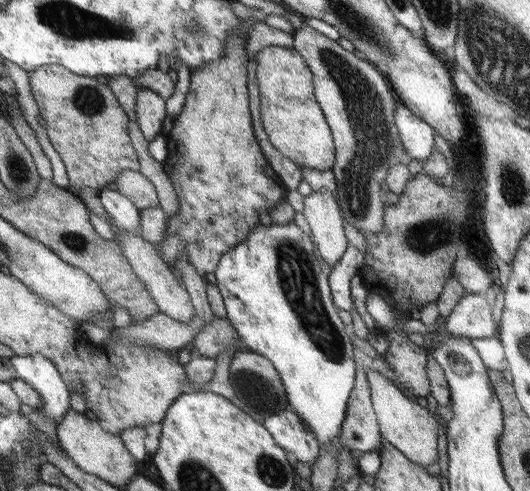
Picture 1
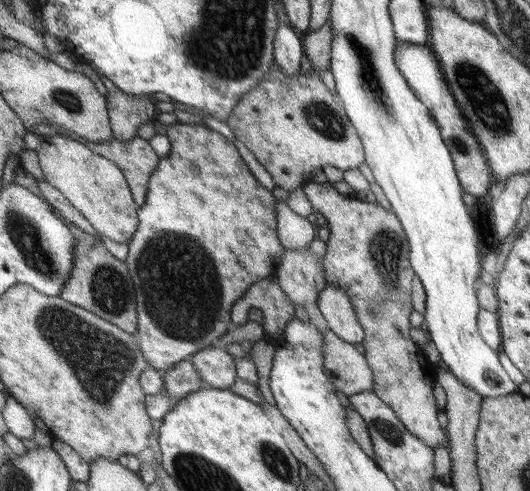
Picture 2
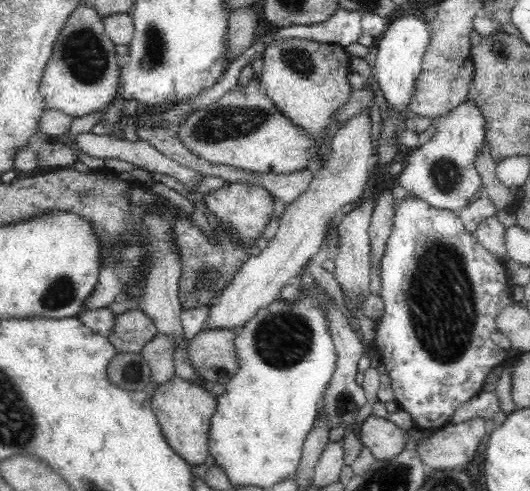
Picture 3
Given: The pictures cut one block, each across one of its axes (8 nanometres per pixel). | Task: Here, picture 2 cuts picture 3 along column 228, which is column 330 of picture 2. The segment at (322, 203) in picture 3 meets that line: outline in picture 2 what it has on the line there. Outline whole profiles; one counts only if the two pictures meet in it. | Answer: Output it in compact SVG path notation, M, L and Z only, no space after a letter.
M326 285L316 294L317 307L331 331L339 339L352 345L362 342L364 335L360 322L349 302L347 293L335 285Z

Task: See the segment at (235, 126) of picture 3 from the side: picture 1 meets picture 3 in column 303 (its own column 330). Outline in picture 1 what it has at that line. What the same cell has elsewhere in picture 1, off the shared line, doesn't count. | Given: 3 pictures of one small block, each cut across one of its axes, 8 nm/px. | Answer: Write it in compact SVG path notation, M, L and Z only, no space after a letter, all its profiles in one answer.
M265 46L255 53L260 117L263 132L273 148L297 167L330 170L334 166L334 141L325 115L313 98L311 72L302 55L291 46Z

